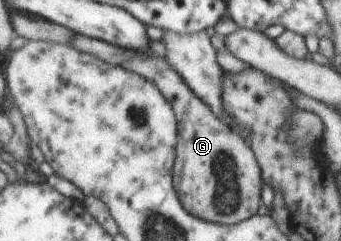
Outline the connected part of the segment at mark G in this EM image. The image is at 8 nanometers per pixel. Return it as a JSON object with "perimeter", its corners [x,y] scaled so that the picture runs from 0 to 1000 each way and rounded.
{"perimeter":[[[229,141],[211,170],[211,187],[240,216],[273,224],[279,237],[320,257],[326,270],[364,274],[370,290],[416,311],[431,336],[452,344],[507,440],[531,539],[522,585],[522,668],[513,672],[510,693],[510,772],[519,801],[534,809],[534,855],[557,888],[642,934],[689,934],[751,892],[762,855],[762,768],[768,768],[751,643],[721,577],[628,477],[616,444],[540,340],[519,290],[496,270],[484,237],[463,237],[452,220],[428,224],[402,207],[375,207],[238,141]]]}

